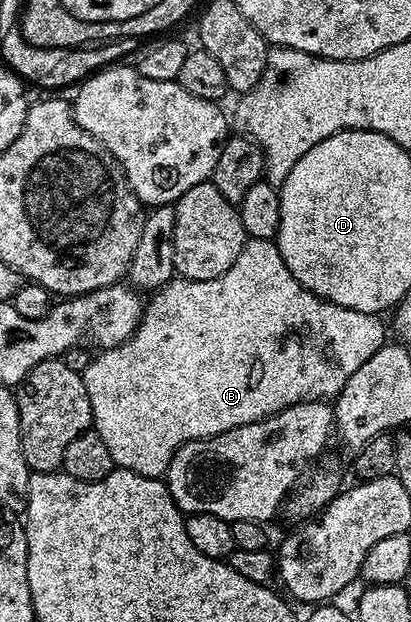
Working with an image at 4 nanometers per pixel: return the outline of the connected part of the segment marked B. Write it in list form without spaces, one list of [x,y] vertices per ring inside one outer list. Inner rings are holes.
[[[246,239],[239,258],[235,258],[227,274],[210,280],[174,278],[165,287],[156,289],[151,299],[153,301],[150,304],[148,301],[144,305],[141,321],[131,334],[131,338],[127,338],[127,342],[119,346],[106,348],[97,356],[94,355],[85,370],[81,372],[93,411],[92,431],[97,432],[99,438],[103,438],[116,467],[126,468],[144,476],[164,477],[175,450],[187,442],[206,440],[209,436],[218,436],[235,426],[264,420],[265,417],[273,416],[293,404],[302,404],[304,400],[336,397],[347,382],[347,378],[351,378],[351,374],[355,374],[355,370],[359,370],[359,366],[363,366],[363,362],[367,362],[367,358],[371,358],[371,354],[375,354],[375,350],[379,350],[387,340],[385,328],[380,324],[377,316],[363,314],[359,310],[347,310],[347,306],[335,306],[329,300],[320,300],[315,294],[307,291],[291,274],[291,270],[287,270],[287,262],[283,262],[273,240]]]

